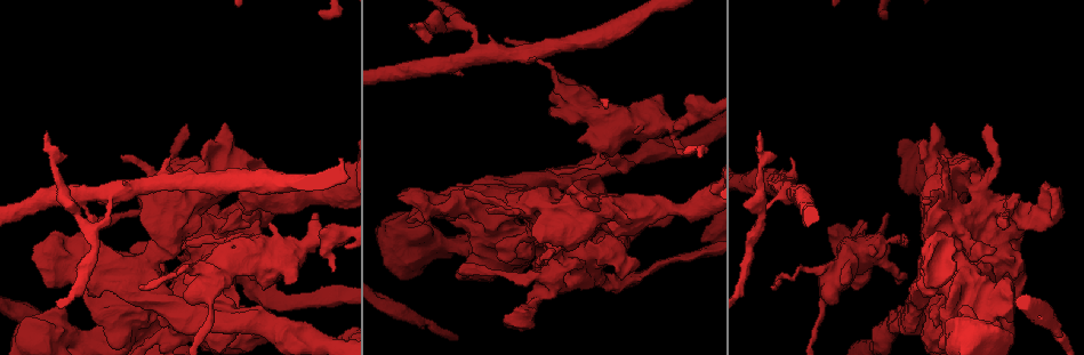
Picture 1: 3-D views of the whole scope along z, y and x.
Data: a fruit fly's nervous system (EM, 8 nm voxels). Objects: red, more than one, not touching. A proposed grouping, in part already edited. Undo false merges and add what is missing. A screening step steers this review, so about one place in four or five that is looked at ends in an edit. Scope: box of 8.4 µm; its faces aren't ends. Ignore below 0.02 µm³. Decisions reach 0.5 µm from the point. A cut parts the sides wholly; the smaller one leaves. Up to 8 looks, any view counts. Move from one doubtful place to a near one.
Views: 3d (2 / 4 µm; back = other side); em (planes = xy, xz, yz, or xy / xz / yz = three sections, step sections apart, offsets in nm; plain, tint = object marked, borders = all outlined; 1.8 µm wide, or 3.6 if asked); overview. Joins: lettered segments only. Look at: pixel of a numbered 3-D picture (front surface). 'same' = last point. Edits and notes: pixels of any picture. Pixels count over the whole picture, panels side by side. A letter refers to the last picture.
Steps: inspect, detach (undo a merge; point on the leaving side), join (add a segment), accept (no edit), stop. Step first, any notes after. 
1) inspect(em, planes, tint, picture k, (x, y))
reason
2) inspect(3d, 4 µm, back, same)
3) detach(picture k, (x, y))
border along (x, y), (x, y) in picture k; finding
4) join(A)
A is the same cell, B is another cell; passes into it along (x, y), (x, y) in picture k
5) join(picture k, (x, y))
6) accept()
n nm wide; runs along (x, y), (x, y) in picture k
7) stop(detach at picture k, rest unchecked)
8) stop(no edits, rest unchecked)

inspect(em, 3.6 µm, planes, tint, picture 1, (936, 205))
small branch off a trunk

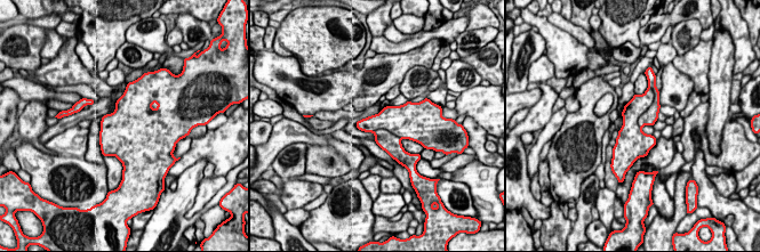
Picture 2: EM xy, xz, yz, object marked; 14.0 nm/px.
inspect(em, 3.6 µm, planes, borders, same)
what lies round it

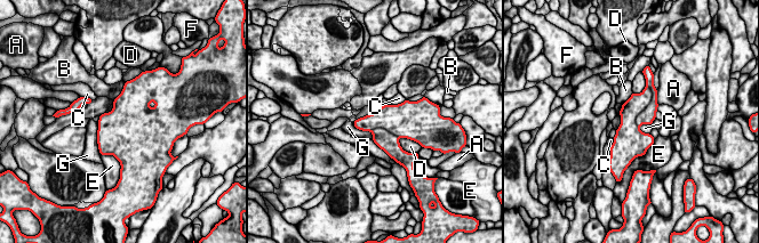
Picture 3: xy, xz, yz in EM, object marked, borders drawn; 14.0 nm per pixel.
detach(picture 3, (648, 114))
400 nm wide; A, B, C, D, E, F and G are other cells; two neurons meet here

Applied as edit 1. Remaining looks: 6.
inspect(overview)
see it whole again

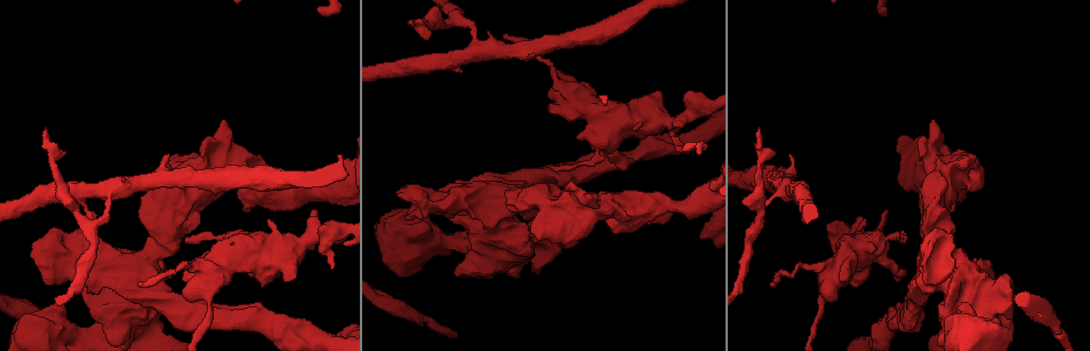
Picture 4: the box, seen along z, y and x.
inspect(3d, 4 µm, picture 4, (881, 240))
calibre changes

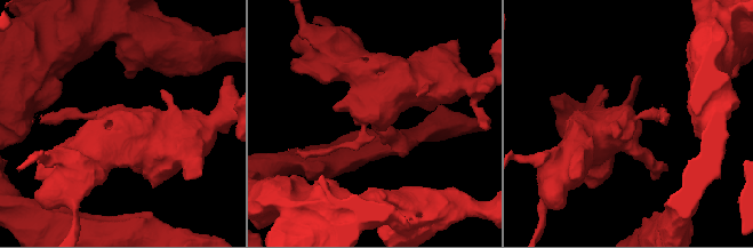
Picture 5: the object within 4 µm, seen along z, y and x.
inspect(em, 3.6 µm, xy, step 8, tint, picture 5, (627, 115))

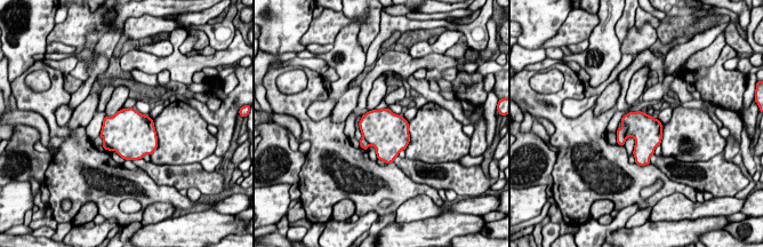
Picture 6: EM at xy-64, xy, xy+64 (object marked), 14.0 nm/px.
inspect(em, 3.6 µm, planes, borders, same)
cut it another way

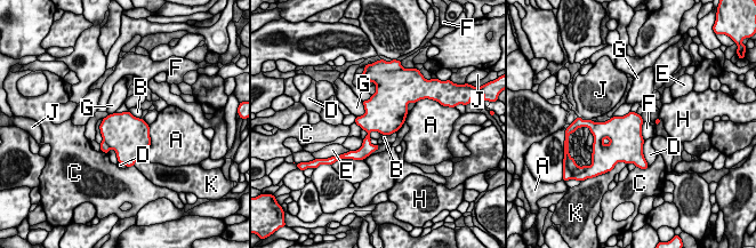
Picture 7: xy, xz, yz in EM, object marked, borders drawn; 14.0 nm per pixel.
accept()
A, B, C, D, E, F, G, H, J and K are other cells; border along (110, 148), (115, 152), (119, 161) in picture 7; all the same neuron

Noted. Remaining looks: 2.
inspect(3d, 4 µm, picture 4, (187, 298))
stops while still wide

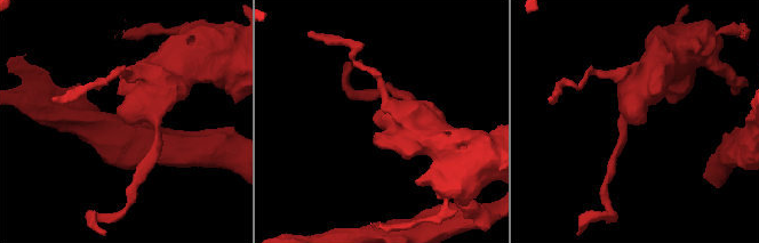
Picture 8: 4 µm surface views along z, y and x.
inspect(em, planes, borders, picture 8, (644, 119))

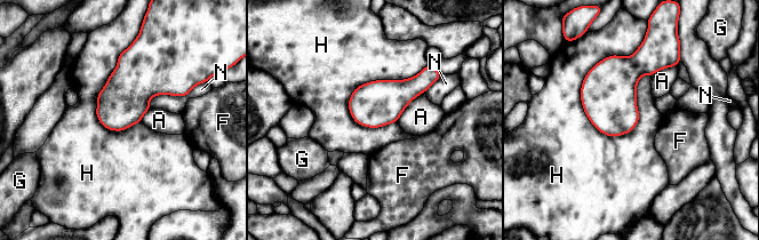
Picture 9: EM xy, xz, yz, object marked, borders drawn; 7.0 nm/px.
accept()
A, F, G, H and N are other cells; border along (642, 42), (583, 80), (609, 137) in picture 9; no lettered segment goes on from it

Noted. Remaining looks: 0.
stop(detach at picture 3, rest unchecked)

